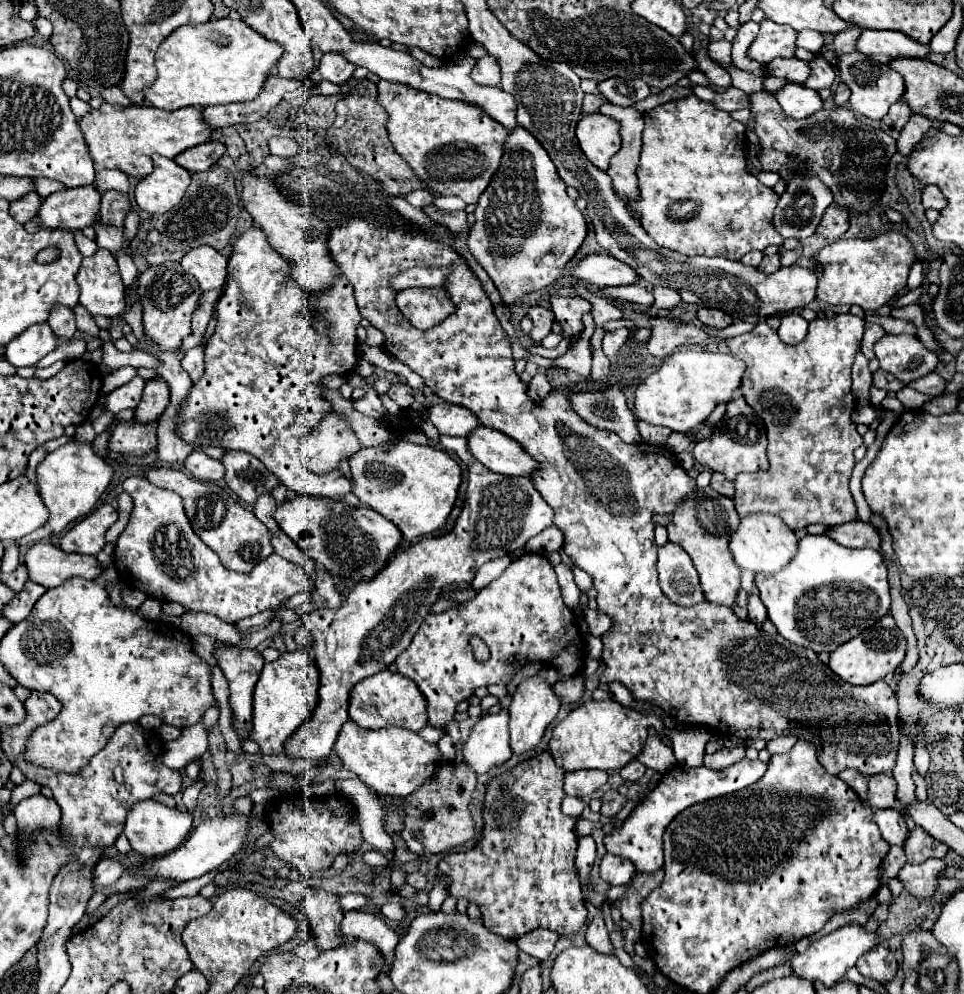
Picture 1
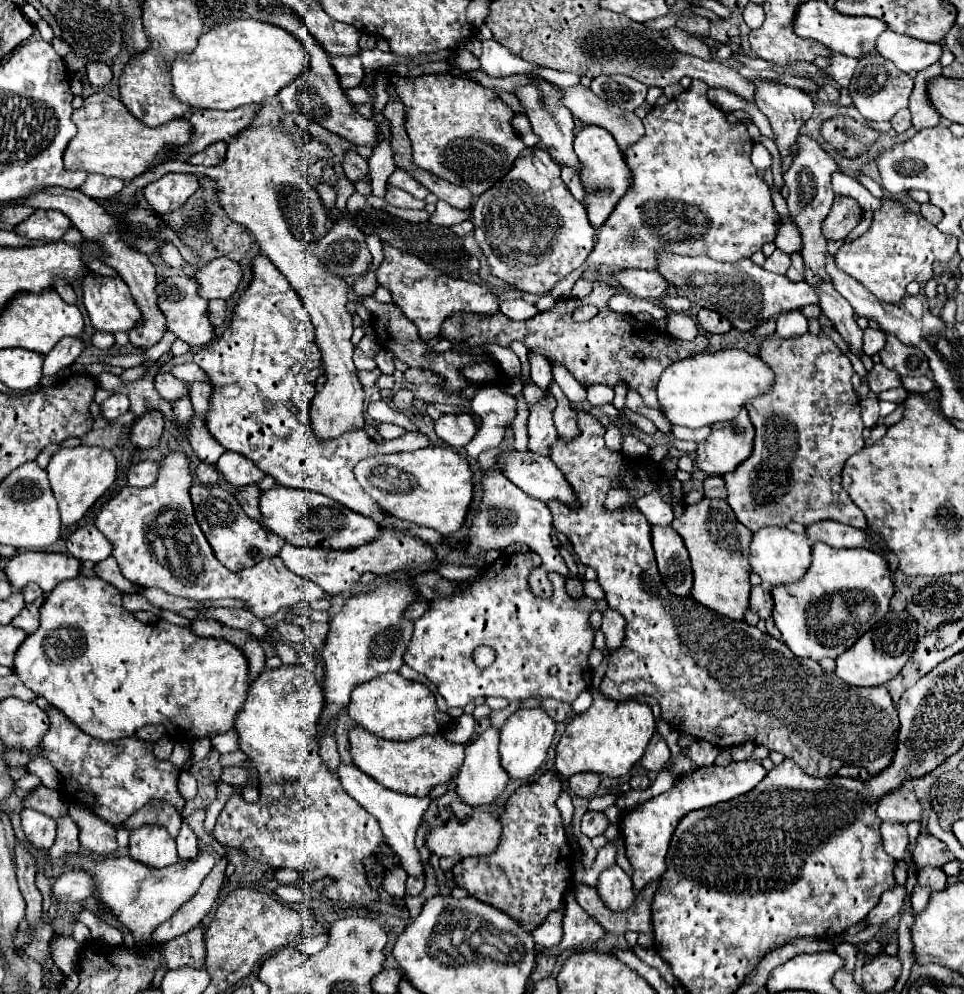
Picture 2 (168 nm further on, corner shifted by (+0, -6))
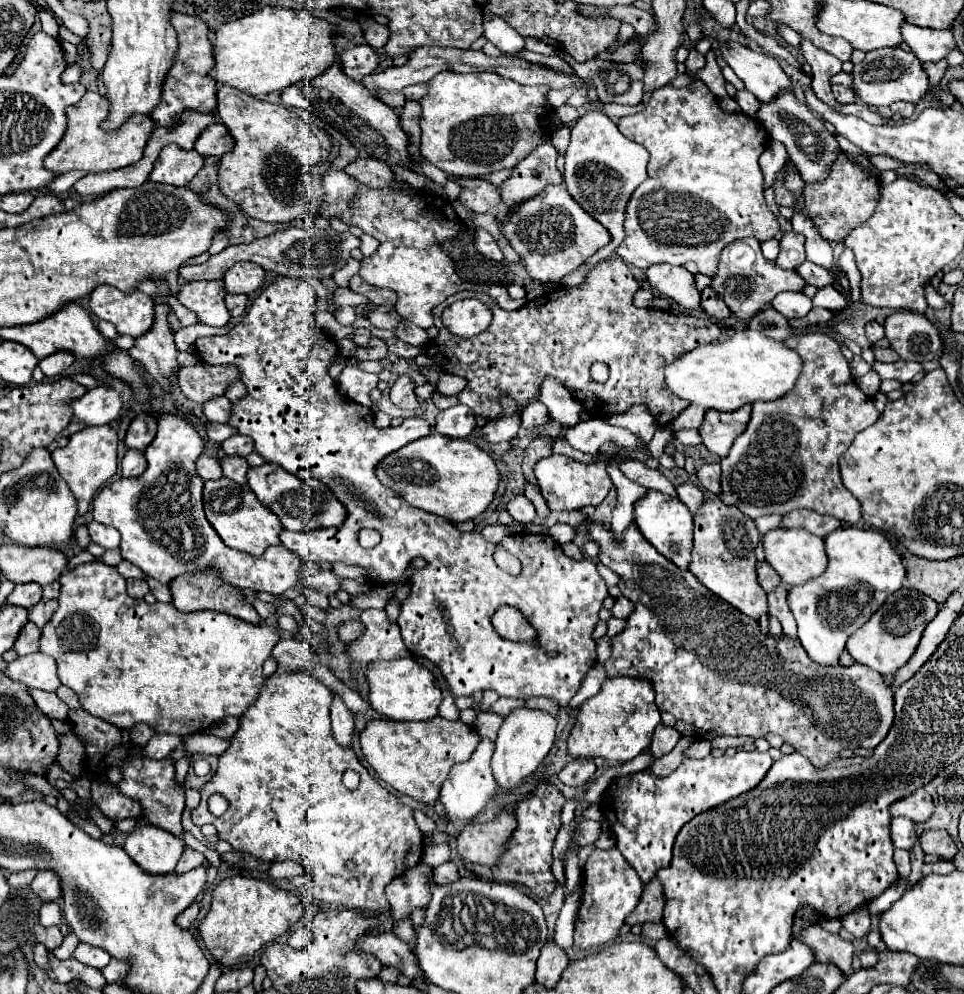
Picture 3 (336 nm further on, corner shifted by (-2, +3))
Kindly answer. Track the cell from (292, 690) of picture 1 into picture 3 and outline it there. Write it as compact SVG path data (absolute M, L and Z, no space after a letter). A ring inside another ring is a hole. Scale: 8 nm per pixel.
M275 672L267 678L259 698L243 714L229 748L219 756L217 772L199 790L201 804L191 812L191 818L197 826L213 824L217 836L237 852L251 854L263 862L291 860L301 864L309 876L303 892L317 902L381 914L389 912L385 886L421 862L423 832L413 820L413 810L377 784L351 748L335 742L329 720L331 696L331 690L309 672ZM349 768L361 774L361 784L355 790L347 790L341 784L341 776ZM213 792L229 800L229 810L223 816L213 816L207 810L207 800ZM349 862L353 862L353 868L347 868Z

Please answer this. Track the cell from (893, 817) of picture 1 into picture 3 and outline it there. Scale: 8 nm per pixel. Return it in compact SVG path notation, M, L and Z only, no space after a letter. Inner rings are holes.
M893 818L893 822L891 822L891 838L893 838L895 848L911 850L913 844L917 842L915 822L911 822L907 818Z

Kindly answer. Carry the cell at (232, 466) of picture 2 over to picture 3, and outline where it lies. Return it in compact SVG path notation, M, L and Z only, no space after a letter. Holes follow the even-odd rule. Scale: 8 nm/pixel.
M235 434L231 438L227 438L223 444L221 444L223 452L225 454L239 454L239 456L249 456L253 452L253 442L251 438L245 438L243 434Z

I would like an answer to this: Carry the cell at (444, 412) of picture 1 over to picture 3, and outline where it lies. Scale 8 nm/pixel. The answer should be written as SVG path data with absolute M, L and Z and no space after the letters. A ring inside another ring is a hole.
M453 406L439 412L435 424L435 432L447 438L469 438L475 428L475 412L469 406Z

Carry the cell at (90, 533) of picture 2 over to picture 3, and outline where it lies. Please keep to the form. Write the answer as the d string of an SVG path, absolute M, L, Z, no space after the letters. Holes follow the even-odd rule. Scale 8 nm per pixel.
M95 520L89 524L89 536L103 548L119 548L121 542L121 534L113 526L105 526Z

